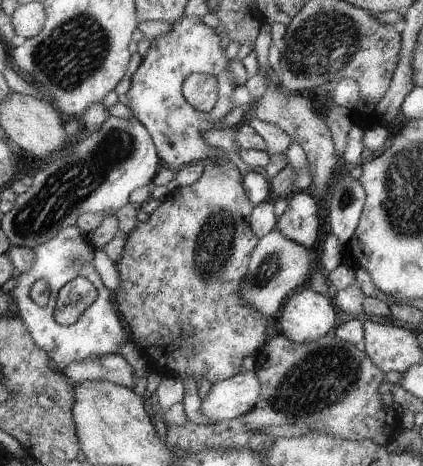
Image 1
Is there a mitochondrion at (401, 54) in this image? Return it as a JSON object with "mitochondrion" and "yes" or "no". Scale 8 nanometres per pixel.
{"mitochondrion":"no"}

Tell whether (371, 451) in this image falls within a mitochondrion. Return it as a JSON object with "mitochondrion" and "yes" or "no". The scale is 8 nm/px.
{"mitochondrion":"no"}

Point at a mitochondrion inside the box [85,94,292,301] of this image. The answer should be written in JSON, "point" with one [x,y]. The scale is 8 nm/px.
{"point":[214,246]}

